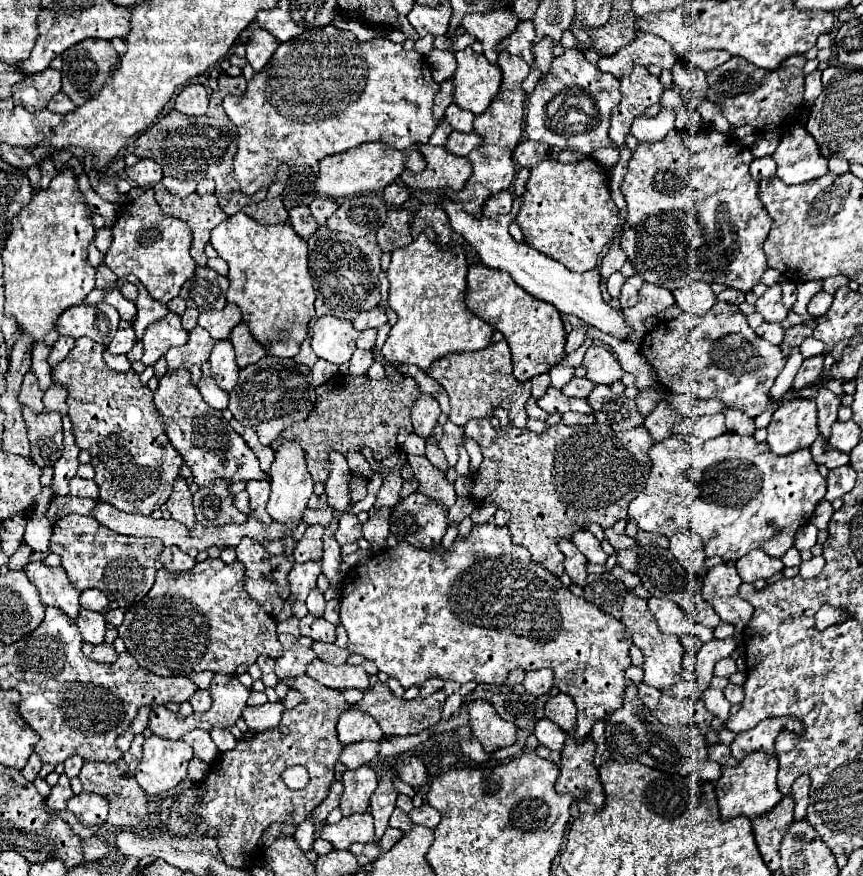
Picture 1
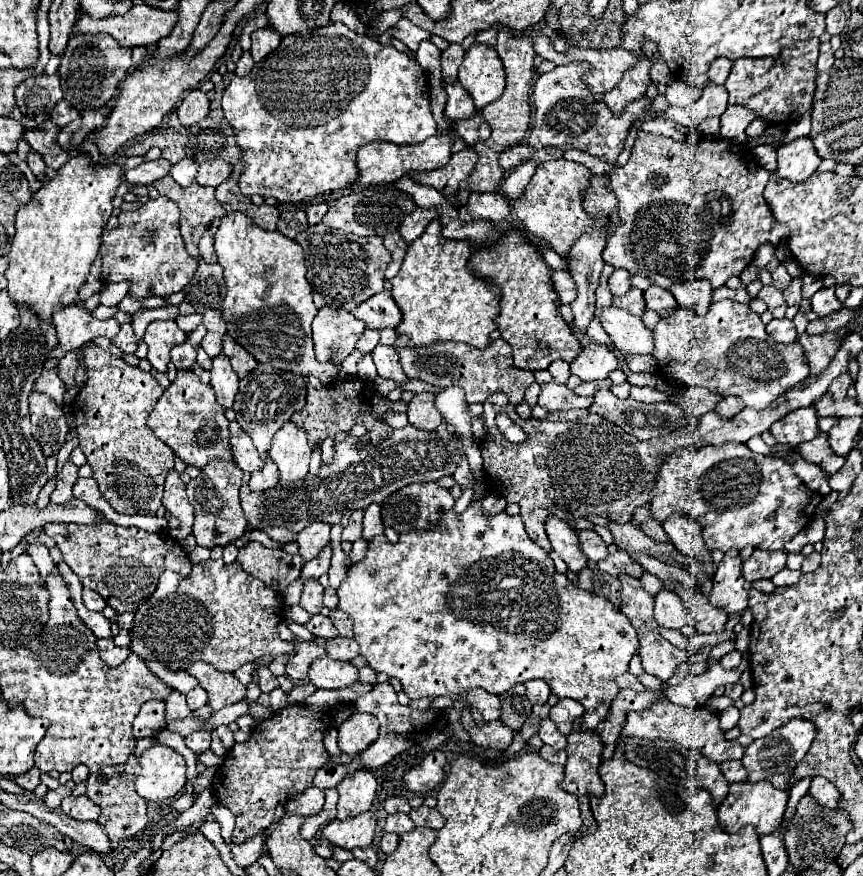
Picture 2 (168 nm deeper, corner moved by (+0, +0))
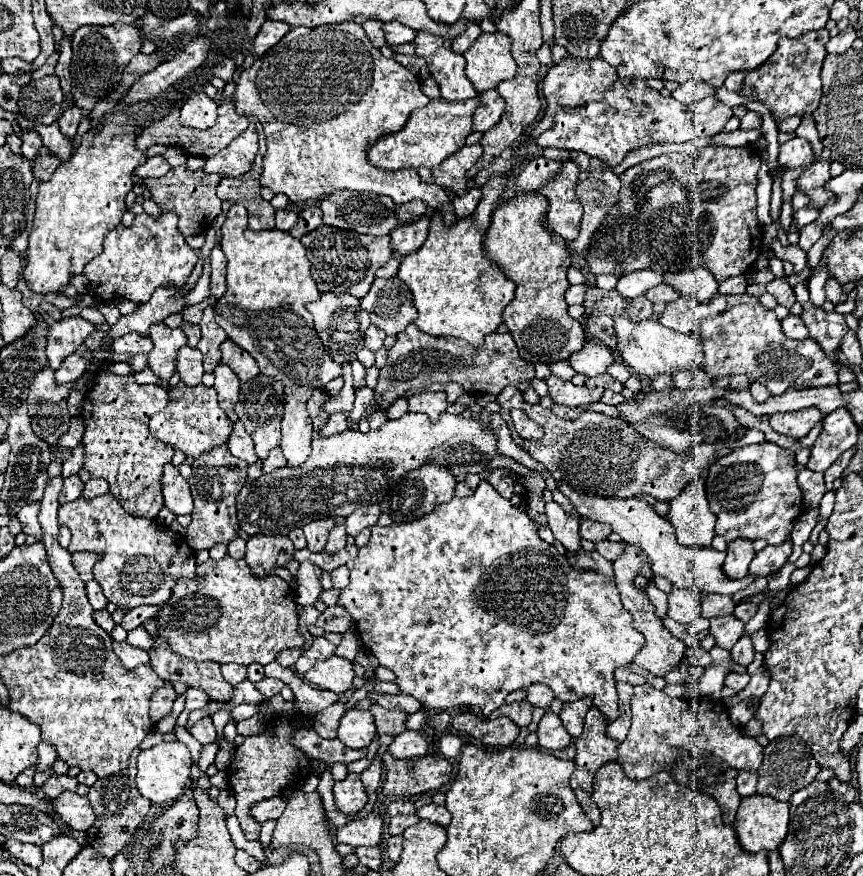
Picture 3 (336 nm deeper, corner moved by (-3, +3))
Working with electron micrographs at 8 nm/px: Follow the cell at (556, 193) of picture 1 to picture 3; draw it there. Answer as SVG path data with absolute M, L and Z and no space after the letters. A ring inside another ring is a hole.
M568 160L564 162L562 172L556 174L556 178L550 180L544 188L538 190L550 202L548 228L558 236L562 236L566 242L576 240L582 220L582 206L574 192L576 180L578 180L578 166Z

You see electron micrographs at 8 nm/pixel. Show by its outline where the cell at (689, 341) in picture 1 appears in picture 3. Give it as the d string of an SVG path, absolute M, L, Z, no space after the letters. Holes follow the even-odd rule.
M714 294L708 304L696 302L692 296L680 296L666 304L666 310L658 320L662 326L676 332L696 332L704 340L706 372L714 378L748 374L752 382L764 382L768 390L784 394L788 388L812 388L812 386L836 386L838 384L838 362L828 358L816 340L790 340L780 330L780 320L774 310L760 304L758 298L740 294L724 296Z

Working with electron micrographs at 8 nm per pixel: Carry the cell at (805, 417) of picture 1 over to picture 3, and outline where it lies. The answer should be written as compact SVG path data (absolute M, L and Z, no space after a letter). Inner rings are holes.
M804 408L804 410L796 410L796 412L786 412L786 414L774 414L774 416L770 416L770 426L776 432L786 434L790 438L802 438L820 420L822 420L820 410L816 410L816 408Z

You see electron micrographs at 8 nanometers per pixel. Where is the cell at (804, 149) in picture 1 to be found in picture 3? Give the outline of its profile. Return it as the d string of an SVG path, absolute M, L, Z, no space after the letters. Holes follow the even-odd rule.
M796 136L780 146L778 164L782 168L800 168L800 166L810 166L812 158L814 158L814 152L810 142Z

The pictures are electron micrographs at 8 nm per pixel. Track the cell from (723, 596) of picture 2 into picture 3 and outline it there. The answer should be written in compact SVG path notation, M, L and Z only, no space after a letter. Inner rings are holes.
M736 538L728 544L728 556L724 562L724 572L728 574L728 578L736 580L736 578L744 578L748 574L748 564L754 558L754 546L750 540L744 538Z

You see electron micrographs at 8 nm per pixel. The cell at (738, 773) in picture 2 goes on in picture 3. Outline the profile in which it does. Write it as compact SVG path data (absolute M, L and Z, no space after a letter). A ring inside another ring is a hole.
M740 770L738 772L738 794L742 798L748 798L752 794L756 794L756 782L758 782L758 774L756 772L746 772L746 770Z

